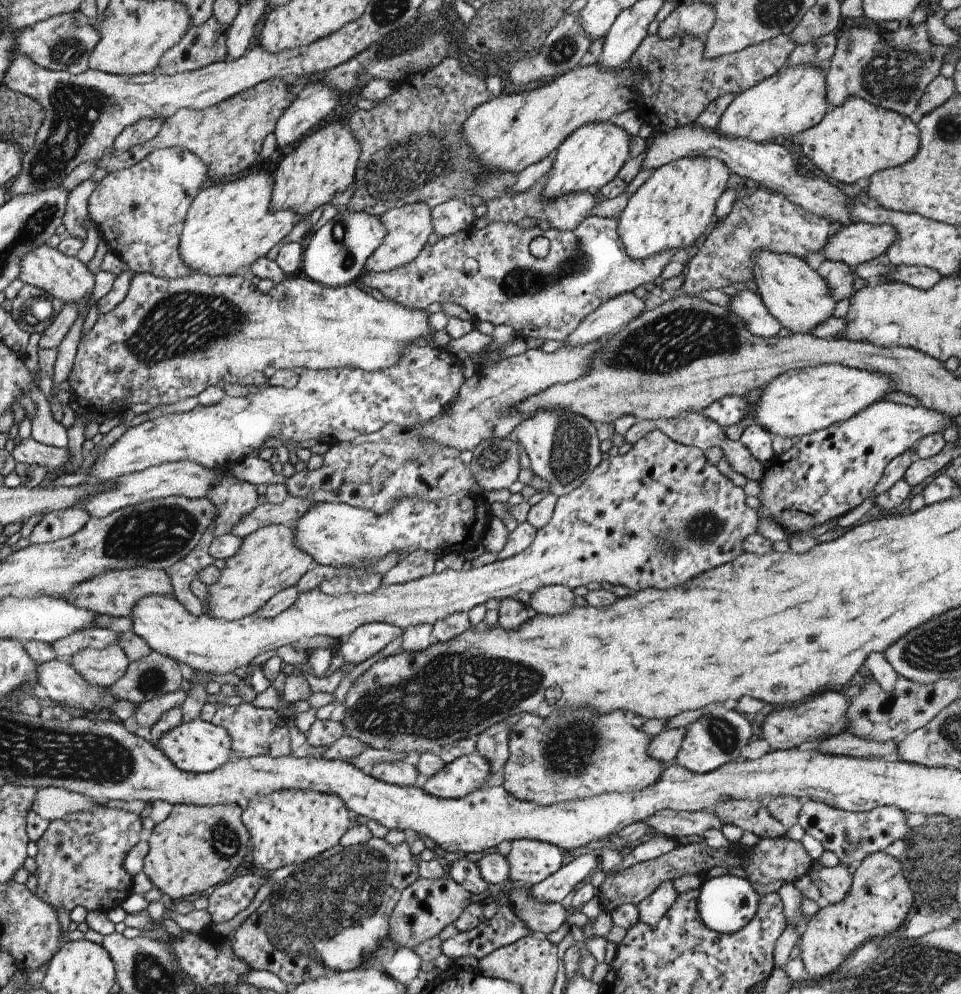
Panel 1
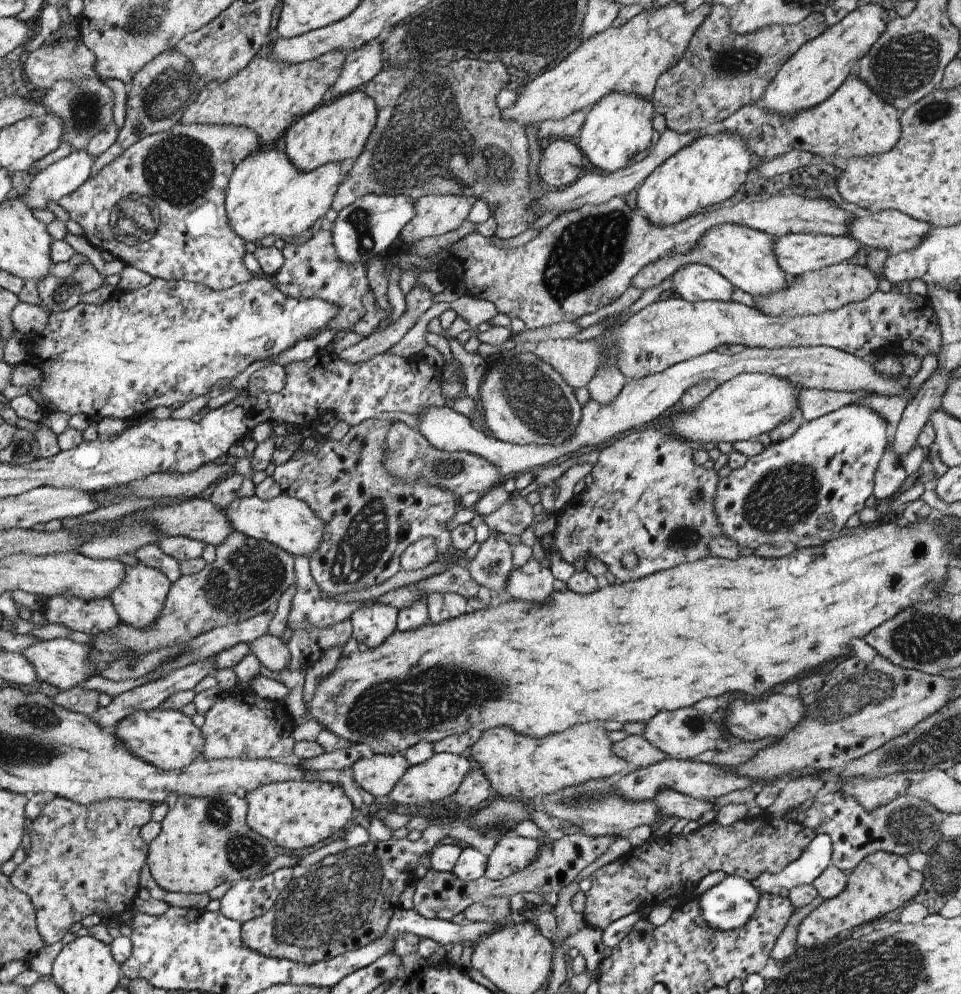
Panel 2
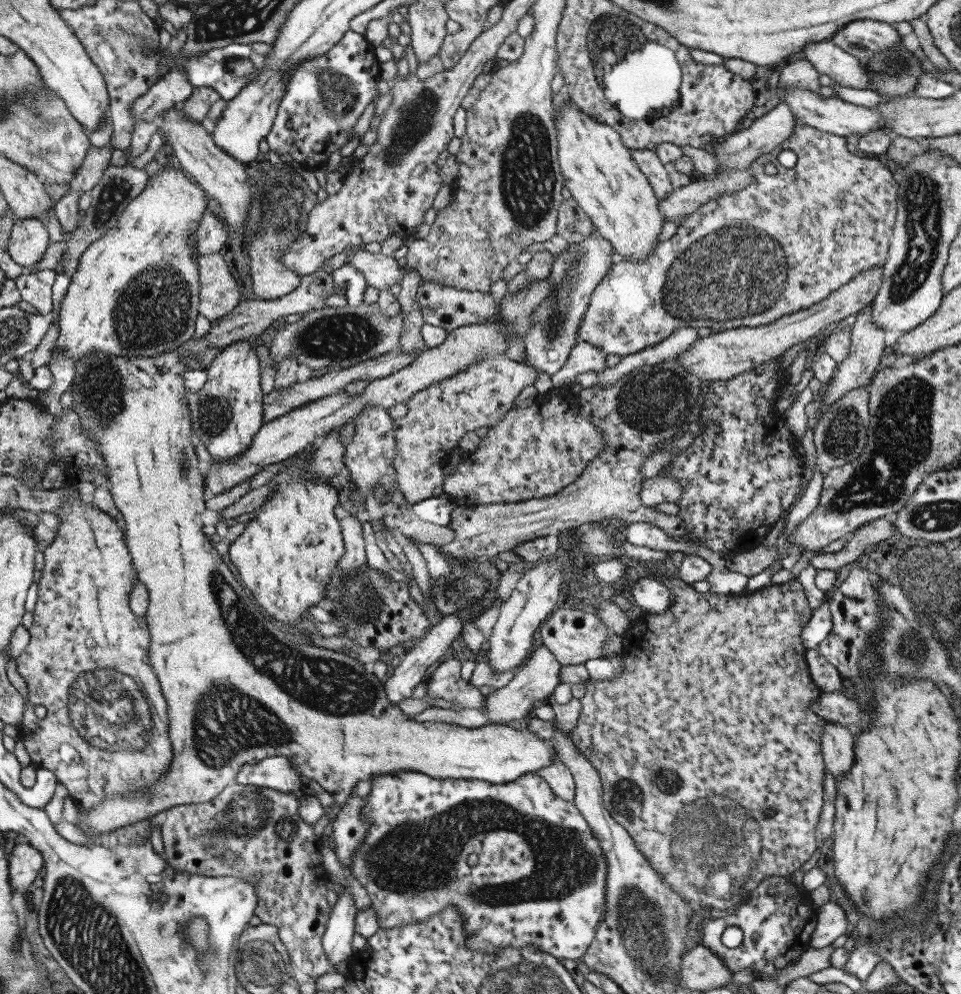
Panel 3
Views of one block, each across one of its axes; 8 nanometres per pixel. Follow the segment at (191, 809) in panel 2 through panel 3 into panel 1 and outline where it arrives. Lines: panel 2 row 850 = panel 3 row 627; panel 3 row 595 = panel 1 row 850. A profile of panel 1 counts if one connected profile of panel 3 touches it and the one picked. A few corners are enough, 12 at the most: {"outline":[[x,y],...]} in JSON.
{"outline":[[236,802],[174,805],[143,871],[177,903],[228,881],[250,835]]}

